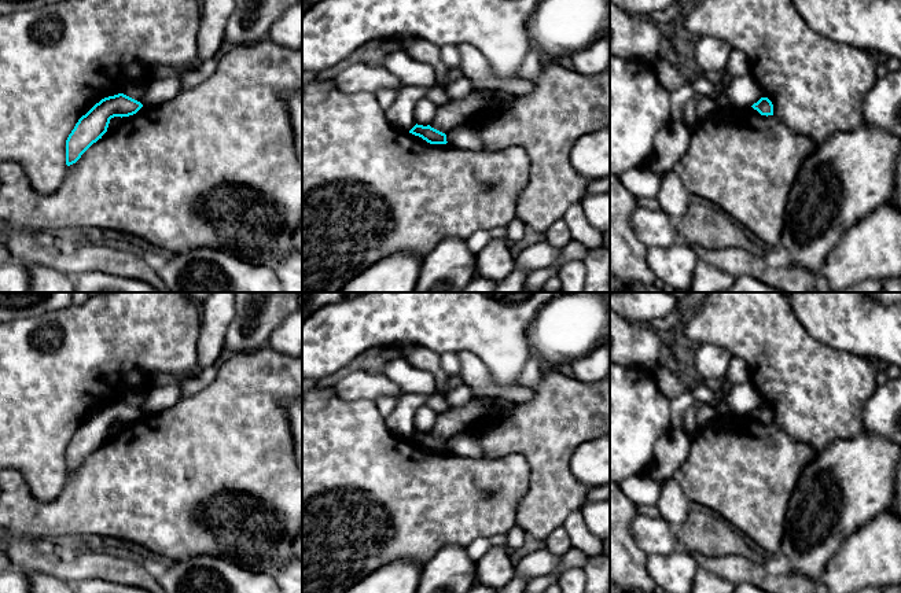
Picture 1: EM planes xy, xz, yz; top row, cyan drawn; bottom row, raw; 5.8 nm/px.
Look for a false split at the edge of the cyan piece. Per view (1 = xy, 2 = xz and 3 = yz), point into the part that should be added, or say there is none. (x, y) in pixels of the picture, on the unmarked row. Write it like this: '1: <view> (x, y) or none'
1: none
2: none
3: none

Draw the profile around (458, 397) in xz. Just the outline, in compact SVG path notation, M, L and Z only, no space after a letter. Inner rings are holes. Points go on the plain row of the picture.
M461 383L446 393L445 399L450 408L461 408L474 398L474 390Z

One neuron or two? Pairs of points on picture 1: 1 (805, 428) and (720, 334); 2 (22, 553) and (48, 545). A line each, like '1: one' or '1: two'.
1: one
2: two

